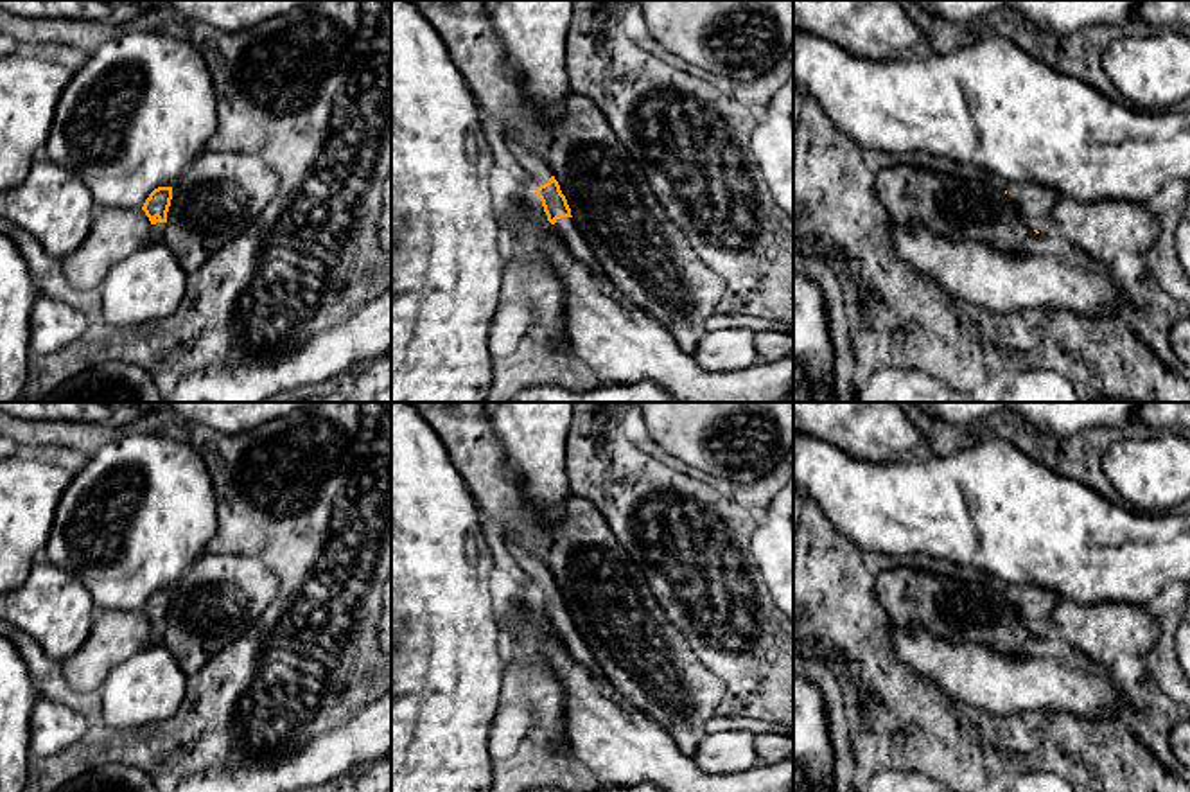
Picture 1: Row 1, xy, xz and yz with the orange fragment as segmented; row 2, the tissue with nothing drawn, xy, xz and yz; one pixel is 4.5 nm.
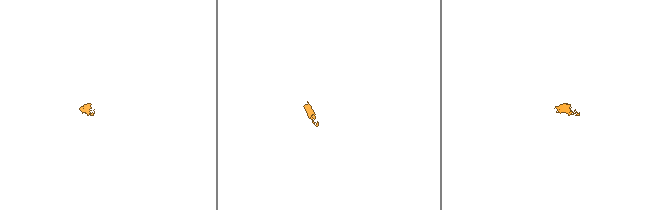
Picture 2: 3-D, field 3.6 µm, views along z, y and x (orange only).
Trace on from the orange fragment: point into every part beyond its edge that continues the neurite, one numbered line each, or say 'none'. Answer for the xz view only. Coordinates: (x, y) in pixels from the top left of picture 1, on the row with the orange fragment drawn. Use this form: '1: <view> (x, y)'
1: xz (537, 167)
2: xz (566, 227)

